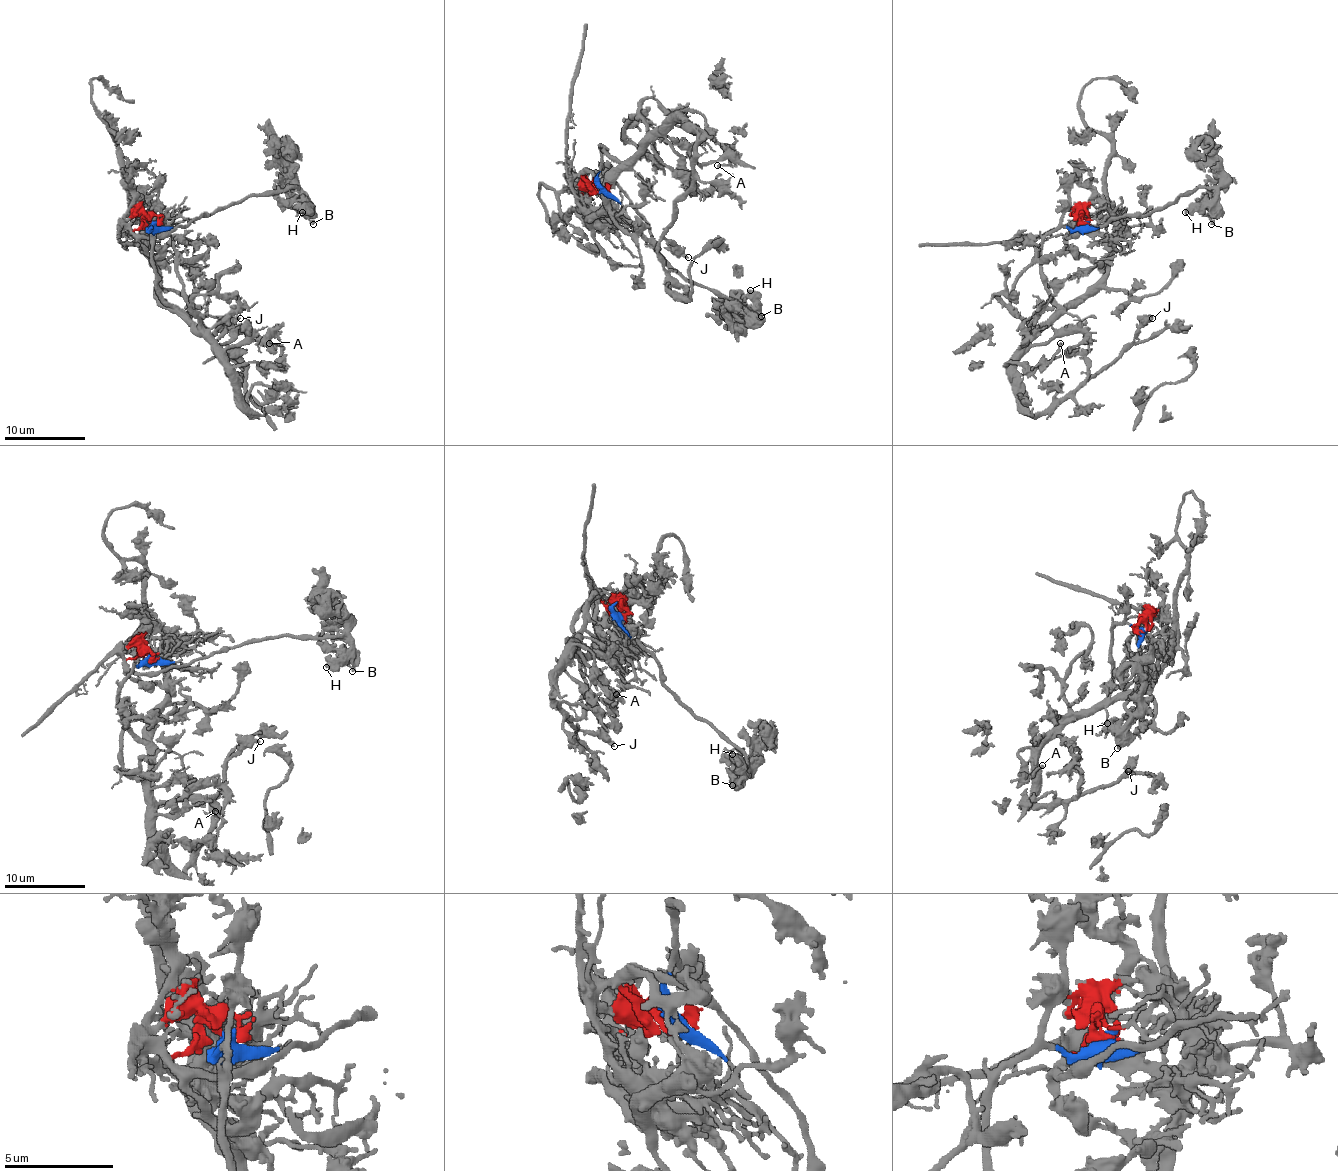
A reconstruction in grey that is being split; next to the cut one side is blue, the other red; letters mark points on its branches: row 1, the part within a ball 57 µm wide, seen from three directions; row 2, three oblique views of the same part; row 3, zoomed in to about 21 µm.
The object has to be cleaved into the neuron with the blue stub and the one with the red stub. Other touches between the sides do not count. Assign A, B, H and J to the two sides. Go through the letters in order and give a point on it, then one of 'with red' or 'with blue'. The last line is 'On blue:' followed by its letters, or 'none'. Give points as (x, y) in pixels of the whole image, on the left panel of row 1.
A: place (269, 343); with blue
B: place (313, 224); with red
H: place (302, 212); with red
J: place (240, 318); with blue
On blue: A, J

